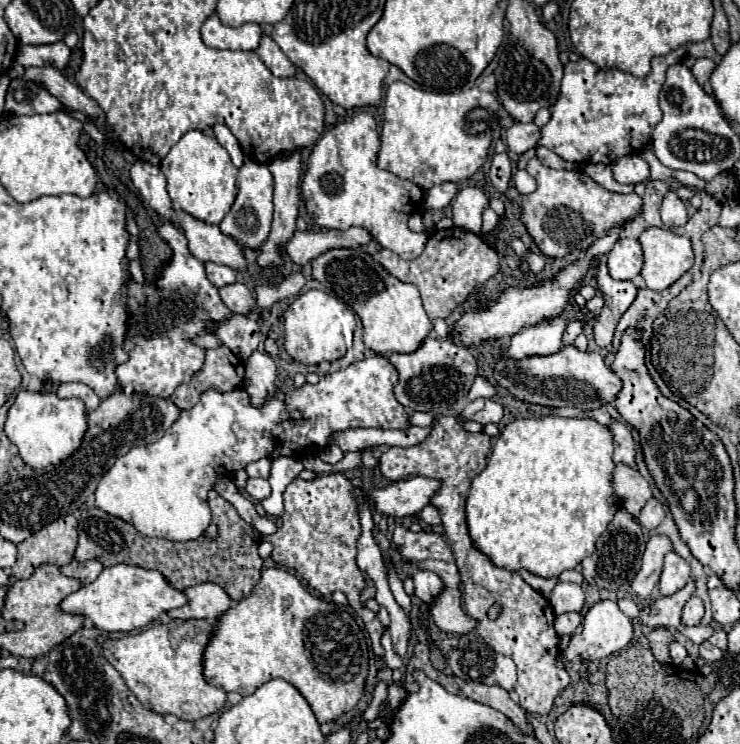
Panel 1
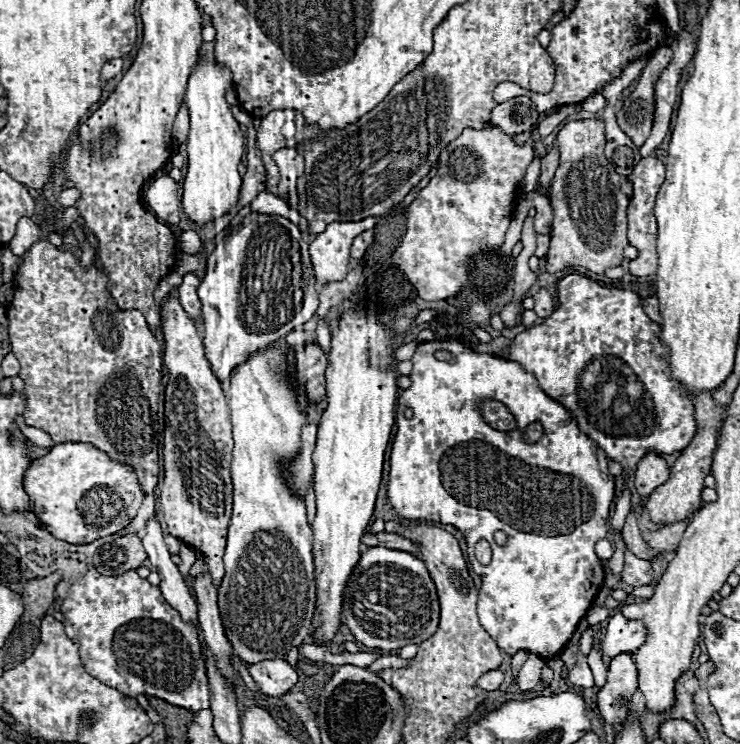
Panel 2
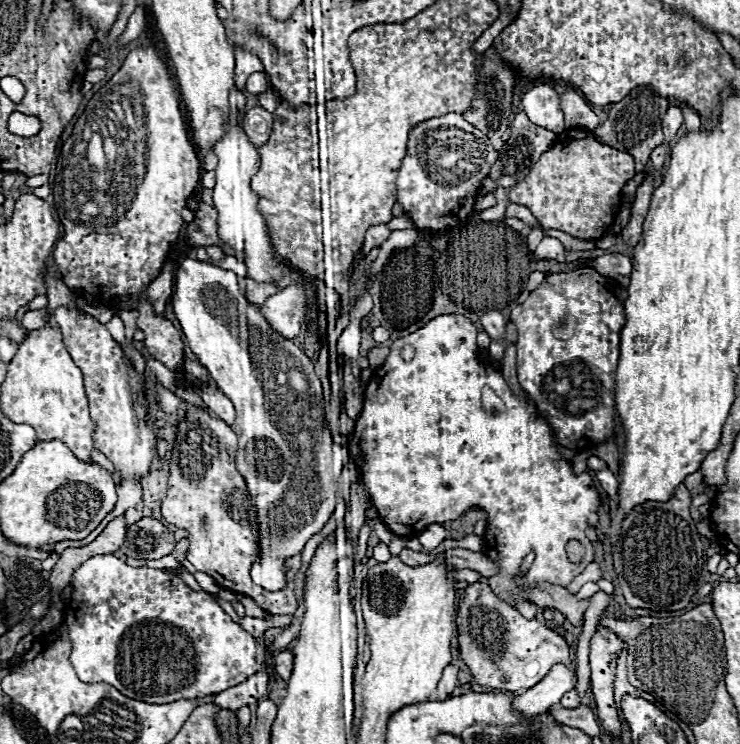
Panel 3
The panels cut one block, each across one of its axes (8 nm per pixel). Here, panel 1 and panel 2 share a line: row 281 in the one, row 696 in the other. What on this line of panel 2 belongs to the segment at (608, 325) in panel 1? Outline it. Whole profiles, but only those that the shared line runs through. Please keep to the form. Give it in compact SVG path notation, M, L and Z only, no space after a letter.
M622 652L614 656L608 666L606 684L596 694L598 710L608 724L612 726L622 724L622 720L626 718L626 708L616 706L616 700L630 698L636 692L636 688L638 688L638 670L630 654Z

